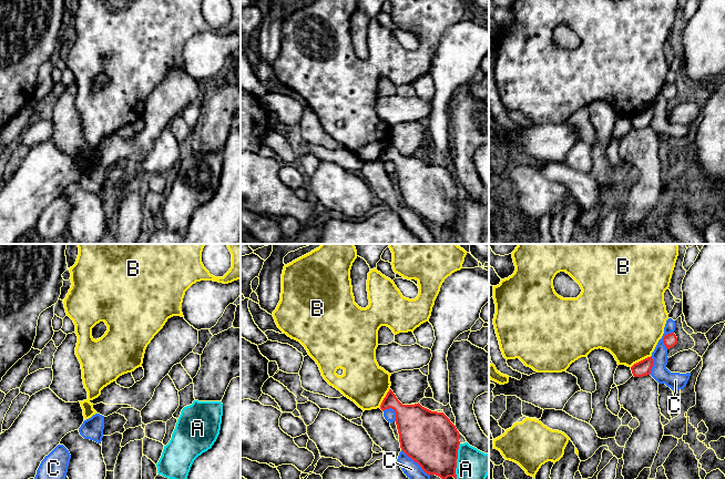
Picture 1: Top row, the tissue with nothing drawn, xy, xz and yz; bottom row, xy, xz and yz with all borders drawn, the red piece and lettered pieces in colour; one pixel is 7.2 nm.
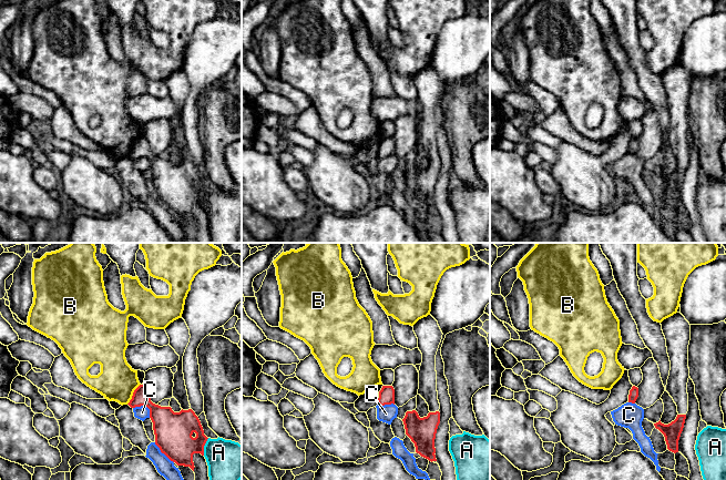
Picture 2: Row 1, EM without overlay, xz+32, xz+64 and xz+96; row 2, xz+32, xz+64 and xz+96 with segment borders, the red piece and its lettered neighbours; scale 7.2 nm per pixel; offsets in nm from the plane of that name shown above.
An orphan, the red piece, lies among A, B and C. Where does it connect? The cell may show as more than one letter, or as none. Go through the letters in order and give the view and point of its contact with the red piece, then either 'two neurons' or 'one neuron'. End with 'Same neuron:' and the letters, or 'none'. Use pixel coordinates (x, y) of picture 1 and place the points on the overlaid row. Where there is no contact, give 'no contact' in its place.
A: meets red in xz at (456, 461); two neurons
B: meets red in yz at (641, 360); two neurons
C: meets red in xz at (416, 461); two neurons
Same neuron: none

